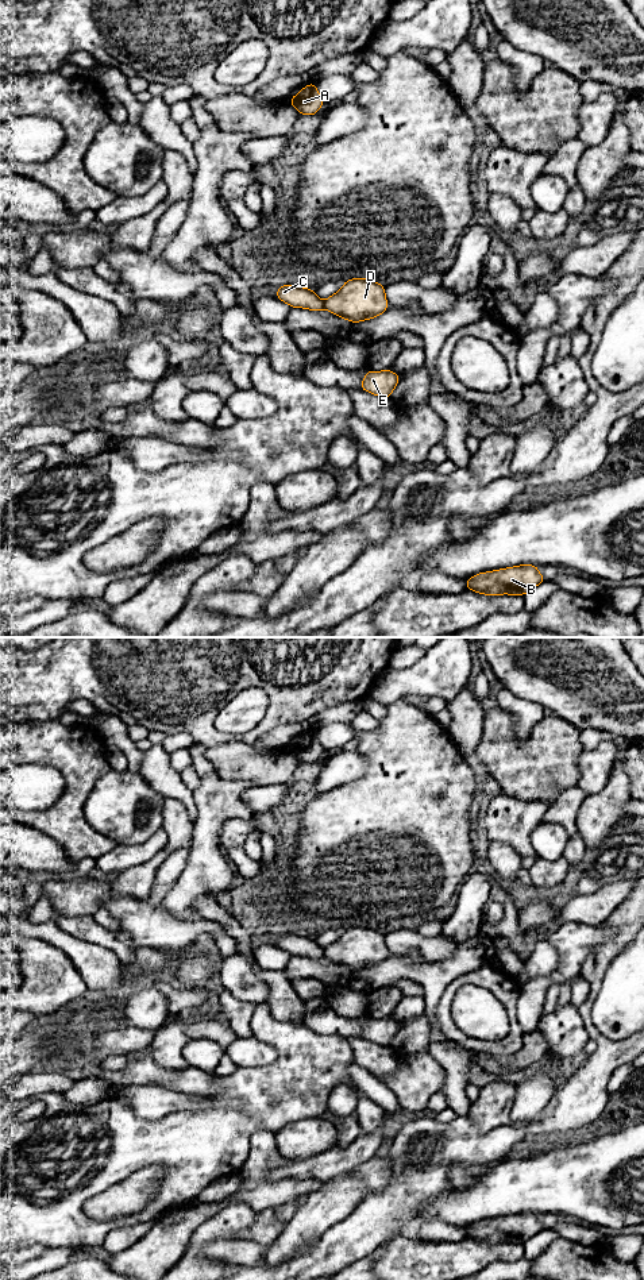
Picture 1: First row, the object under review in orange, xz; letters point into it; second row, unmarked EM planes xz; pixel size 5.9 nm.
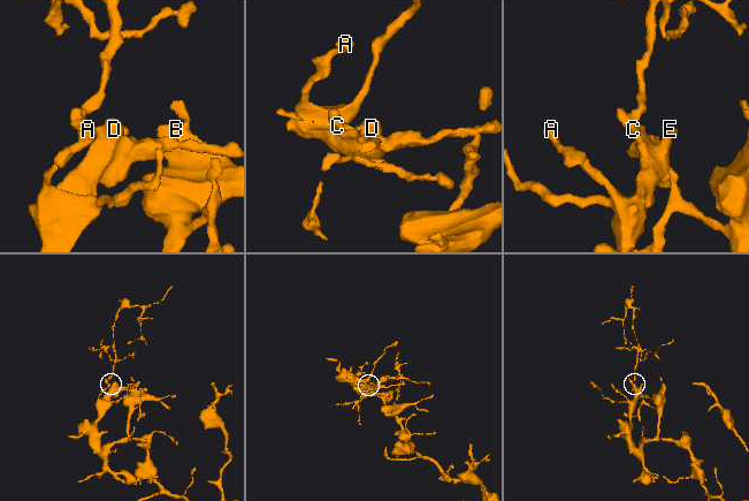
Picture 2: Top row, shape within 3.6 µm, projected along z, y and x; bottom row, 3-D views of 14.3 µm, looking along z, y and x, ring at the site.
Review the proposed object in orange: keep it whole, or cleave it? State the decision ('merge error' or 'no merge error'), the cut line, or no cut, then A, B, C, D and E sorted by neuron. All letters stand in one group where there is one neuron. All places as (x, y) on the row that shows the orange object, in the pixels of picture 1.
merge error; cut in xz along (323, 301), (324, 307); A B D E / C

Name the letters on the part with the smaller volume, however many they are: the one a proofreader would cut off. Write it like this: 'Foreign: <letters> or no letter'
Foreign: C

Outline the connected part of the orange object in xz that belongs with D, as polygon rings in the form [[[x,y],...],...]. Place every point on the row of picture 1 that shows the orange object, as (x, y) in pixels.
[[[366,278],[344,281],[343,288],[324,301],[324,309],[352,323],[374,319],[387,306],[385,286]]]

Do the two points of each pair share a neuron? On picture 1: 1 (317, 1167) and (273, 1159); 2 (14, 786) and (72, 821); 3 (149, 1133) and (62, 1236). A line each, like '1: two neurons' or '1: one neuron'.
1: two neurons
2: two neurons
3: one neuron

